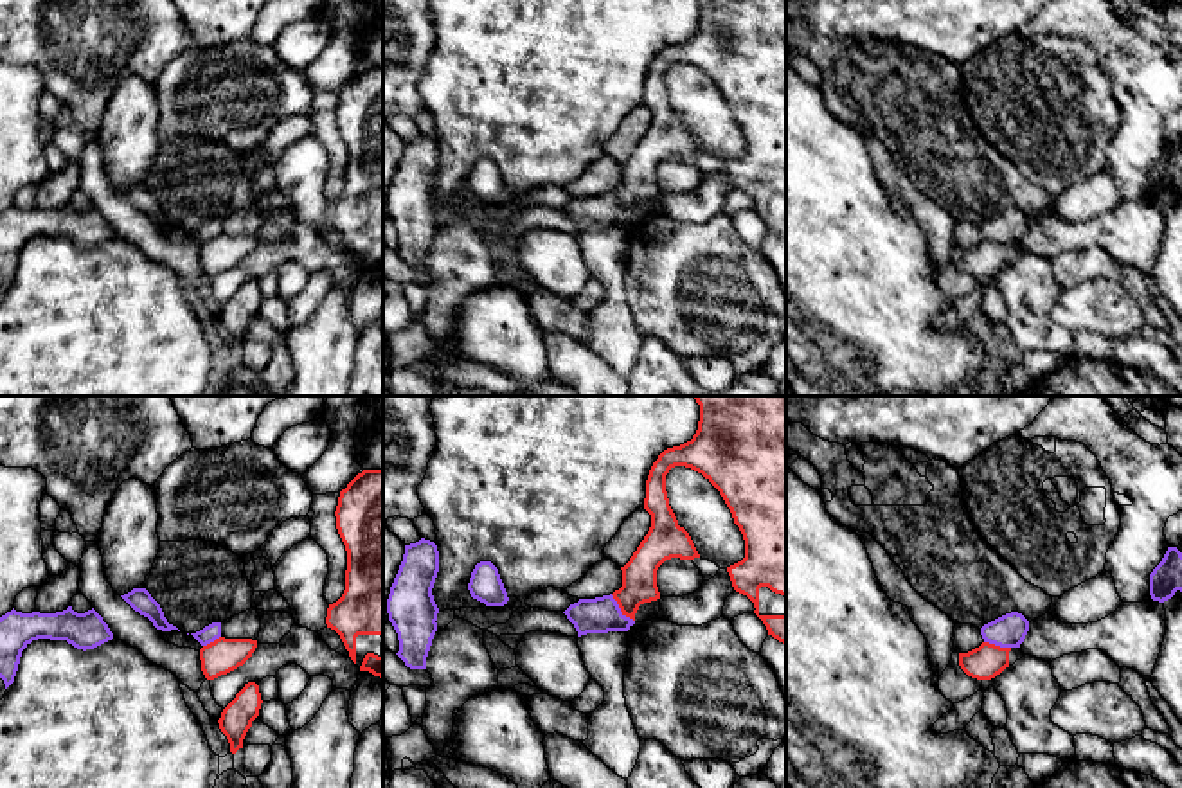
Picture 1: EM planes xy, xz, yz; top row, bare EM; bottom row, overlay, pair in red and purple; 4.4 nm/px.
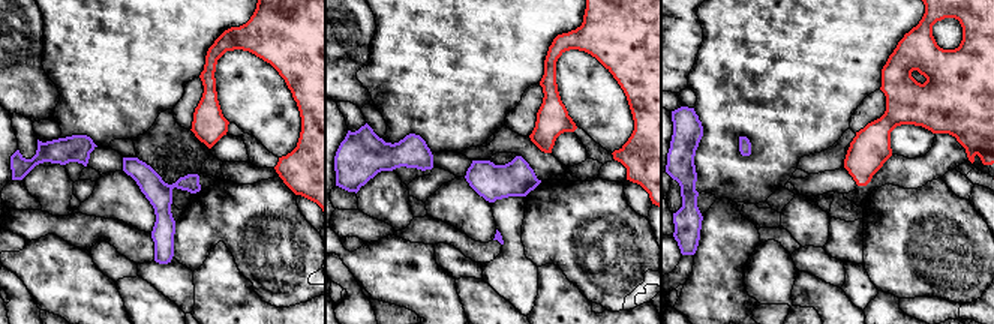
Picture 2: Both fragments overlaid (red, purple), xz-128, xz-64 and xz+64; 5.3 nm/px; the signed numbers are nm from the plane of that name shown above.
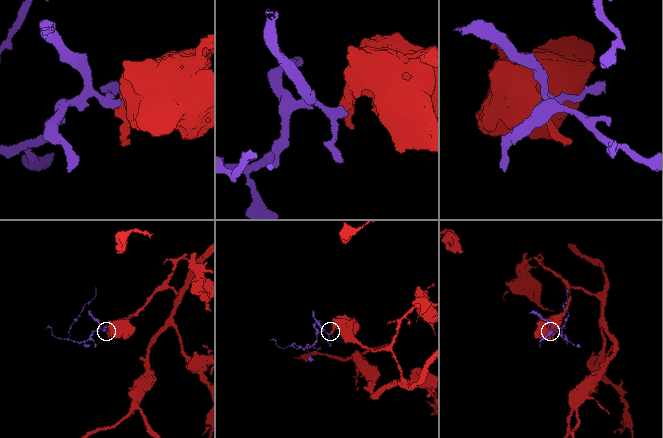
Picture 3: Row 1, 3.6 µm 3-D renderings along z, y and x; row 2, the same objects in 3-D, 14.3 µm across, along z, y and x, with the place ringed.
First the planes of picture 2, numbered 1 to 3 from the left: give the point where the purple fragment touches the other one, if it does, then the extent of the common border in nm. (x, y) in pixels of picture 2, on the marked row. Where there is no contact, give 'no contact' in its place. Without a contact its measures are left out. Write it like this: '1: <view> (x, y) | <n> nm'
1: no contact
2: no contact
3: no contact

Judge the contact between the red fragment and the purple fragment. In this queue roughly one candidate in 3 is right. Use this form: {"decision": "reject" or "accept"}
{"decision": "reject"}

